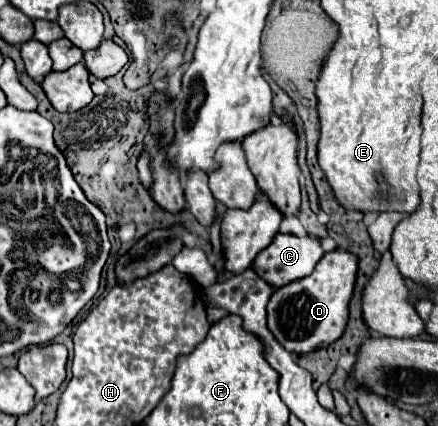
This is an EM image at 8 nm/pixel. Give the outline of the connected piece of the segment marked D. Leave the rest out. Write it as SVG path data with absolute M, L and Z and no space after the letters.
M332 250L322 256L310 276L294 280L274 290L268 302L268 328L274 338L296 354L306 354L336 342L348 322L348 306L358 274L358 258L344 250Z

